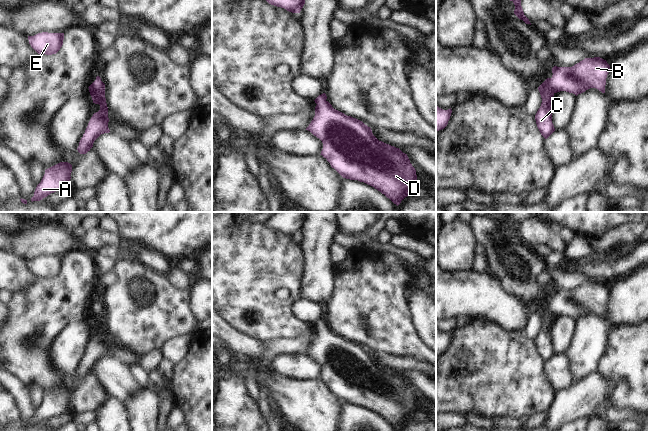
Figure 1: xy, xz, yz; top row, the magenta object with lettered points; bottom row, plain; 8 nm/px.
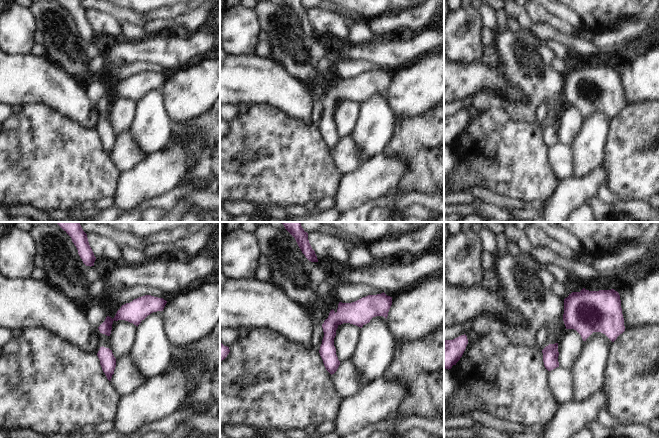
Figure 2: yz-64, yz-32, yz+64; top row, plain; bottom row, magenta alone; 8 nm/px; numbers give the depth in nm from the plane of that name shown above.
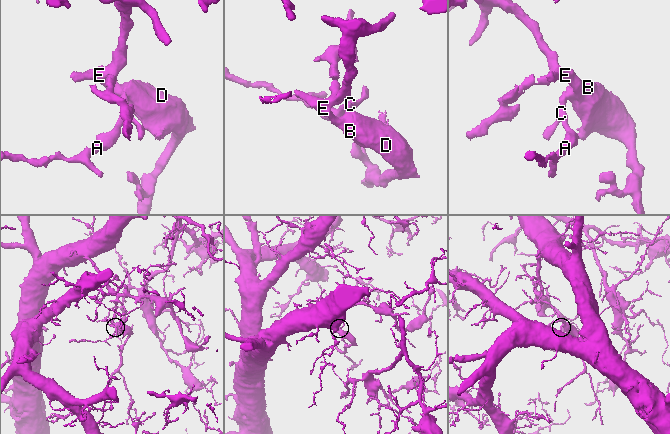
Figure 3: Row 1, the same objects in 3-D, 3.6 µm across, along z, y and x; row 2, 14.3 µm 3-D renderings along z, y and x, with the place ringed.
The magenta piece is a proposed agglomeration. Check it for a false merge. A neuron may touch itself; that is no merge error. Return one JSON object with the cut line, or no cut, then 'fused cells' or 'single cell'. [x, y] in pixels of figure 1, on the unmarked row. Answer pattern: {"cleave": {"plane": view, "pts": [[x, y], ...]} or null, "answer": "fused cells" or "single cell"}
{"cleave": null, "answer": "single cell"}

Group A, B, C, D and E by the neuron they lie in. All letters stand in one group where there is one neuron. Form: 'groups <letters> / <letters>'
groups A B C D E

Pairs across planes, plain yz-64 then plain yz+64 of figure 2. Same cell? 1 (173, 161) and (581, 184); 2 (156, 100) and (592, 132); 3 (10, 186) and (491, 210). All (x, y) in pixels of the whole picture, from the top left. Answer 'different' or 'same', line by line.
1: same
2: same
3: different

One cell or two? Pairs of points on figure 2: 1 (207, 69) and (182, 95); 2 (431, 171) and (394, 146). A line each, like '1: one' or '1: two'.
1: one
2: one

